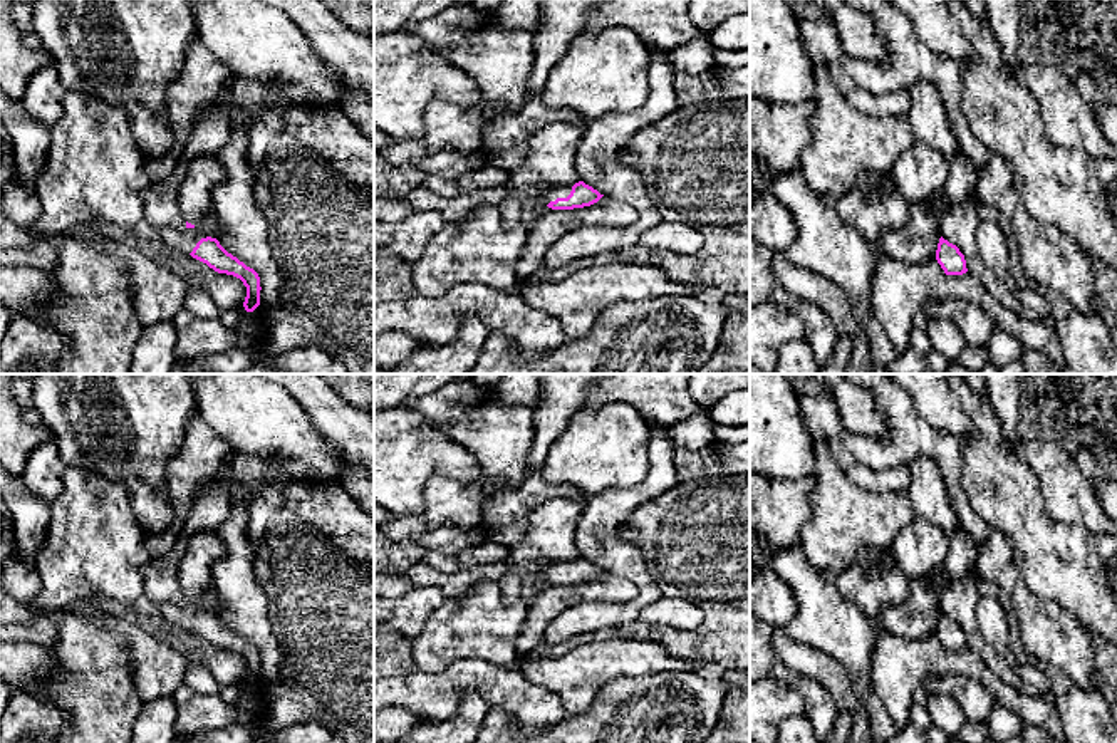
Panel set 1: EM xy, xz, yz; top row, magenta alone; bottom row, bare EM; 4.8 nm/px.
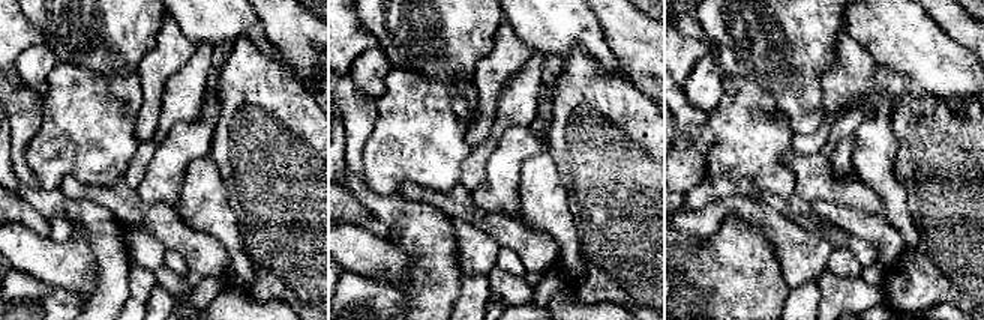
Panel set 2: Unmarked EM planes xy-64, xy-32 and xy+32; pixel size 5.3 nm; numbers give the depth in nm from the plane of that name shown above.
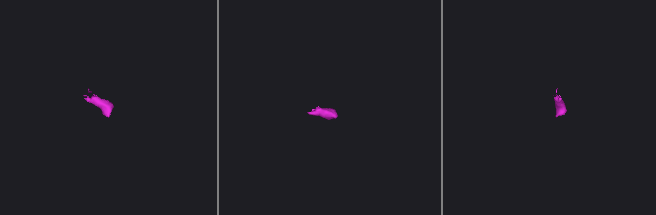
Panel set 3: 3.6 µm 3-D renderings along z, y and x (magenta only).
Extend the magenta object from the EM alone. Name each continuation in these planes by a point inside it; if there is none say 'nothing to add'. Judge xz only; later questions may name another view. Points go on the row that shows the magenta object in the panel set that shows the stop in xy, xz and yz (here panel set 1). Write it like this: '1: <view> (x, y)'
1: xz (552, 193)

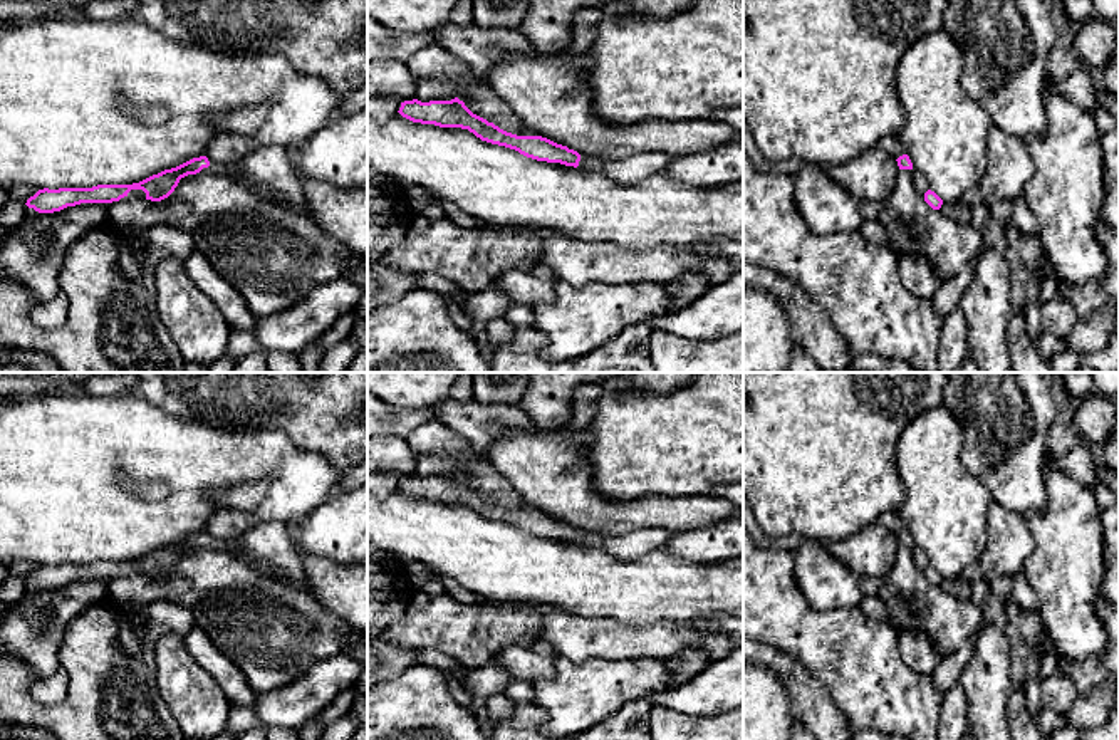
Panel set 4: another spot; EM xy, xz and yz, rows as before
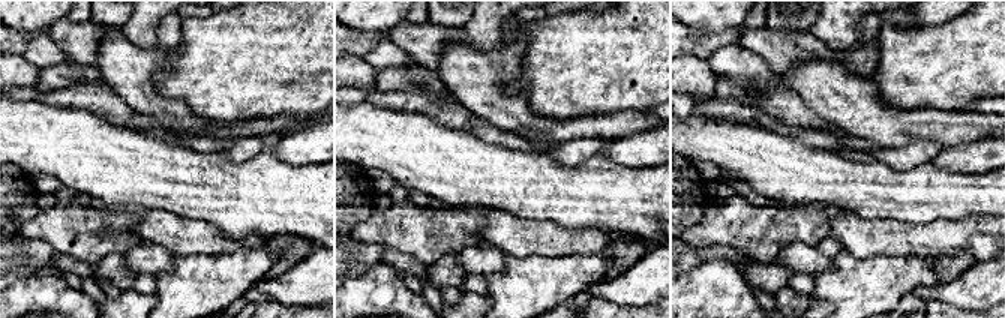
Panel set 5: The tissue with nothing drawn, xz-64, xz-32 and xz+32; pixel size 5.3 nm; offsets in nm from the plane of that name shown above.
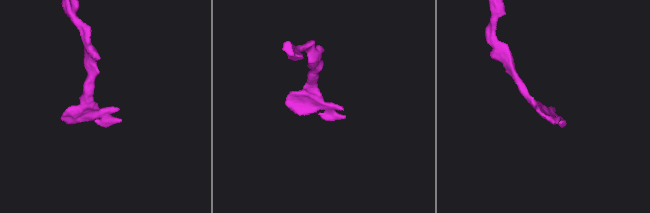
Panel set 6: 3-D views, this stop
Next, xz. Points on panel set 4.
1: xz (633, 170)

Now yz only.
nothing to add

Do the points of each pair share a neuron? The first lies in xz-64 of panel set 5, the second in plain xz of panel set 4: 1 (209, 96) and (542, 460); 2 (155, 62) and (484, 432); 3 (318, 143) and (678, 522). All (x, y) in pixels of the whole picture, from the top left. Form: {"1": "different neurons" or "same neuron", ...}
{"1": "different neurons", "2": "different neurons", "3": "different neurons"}

